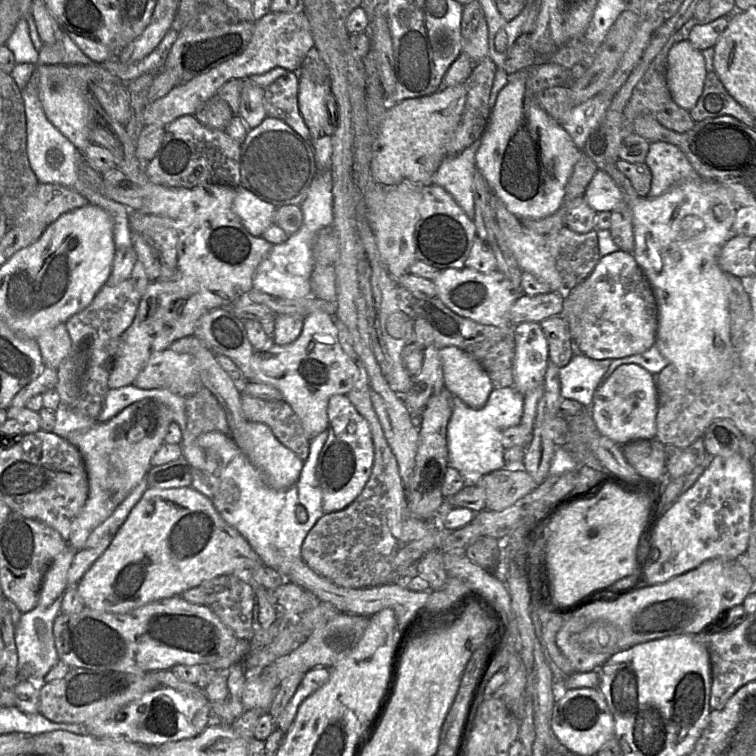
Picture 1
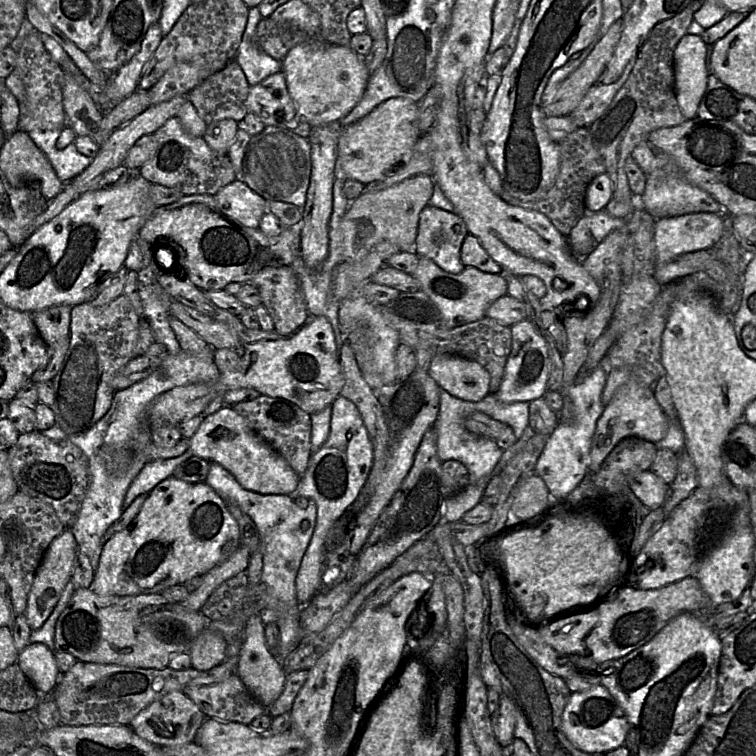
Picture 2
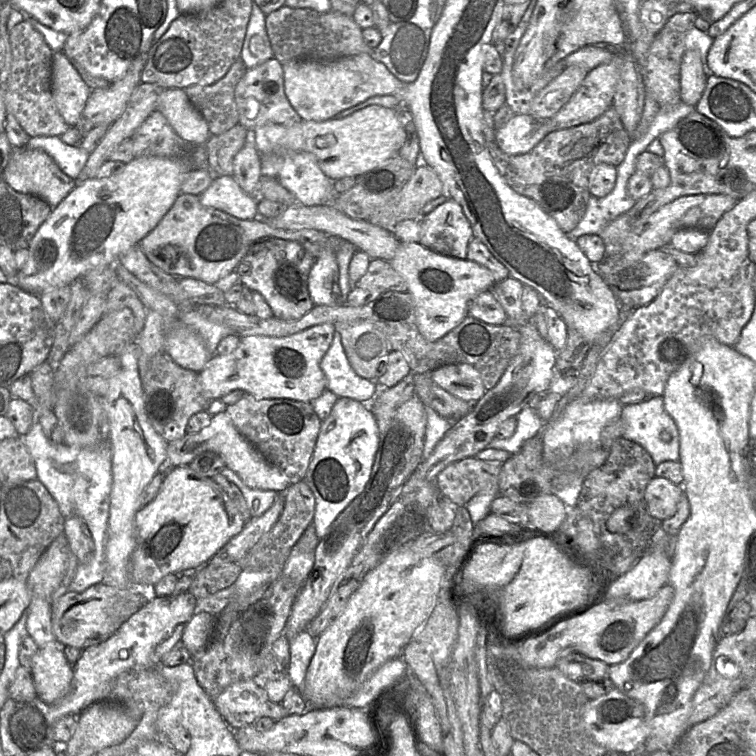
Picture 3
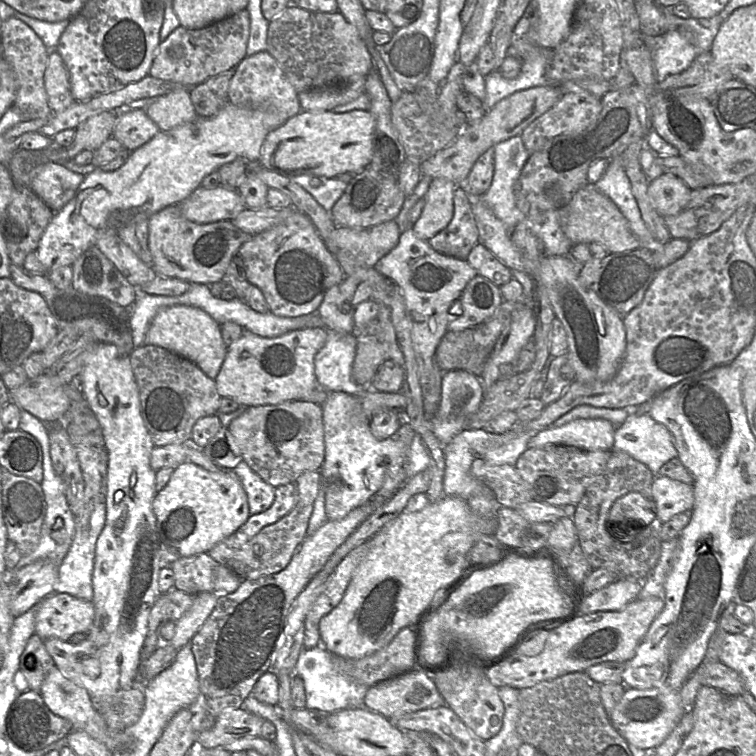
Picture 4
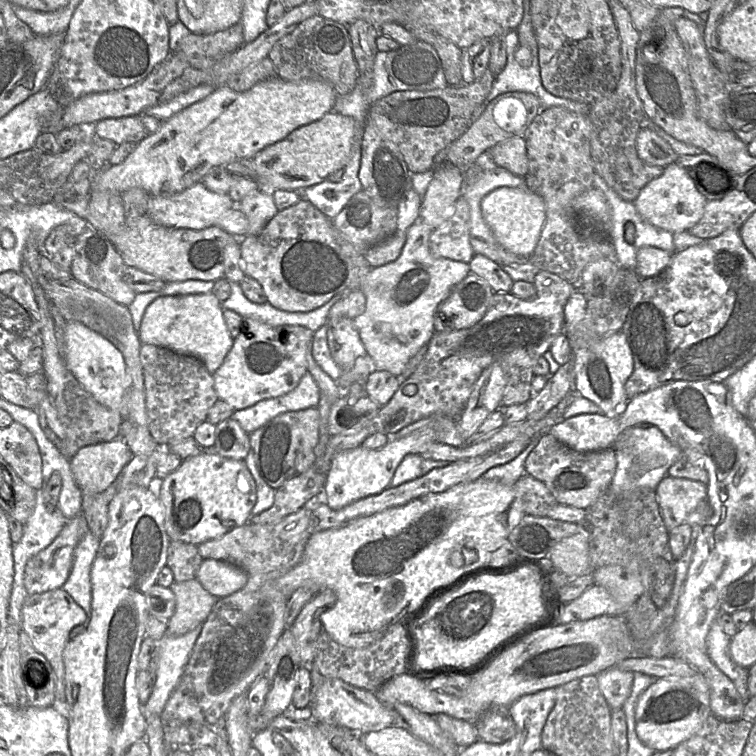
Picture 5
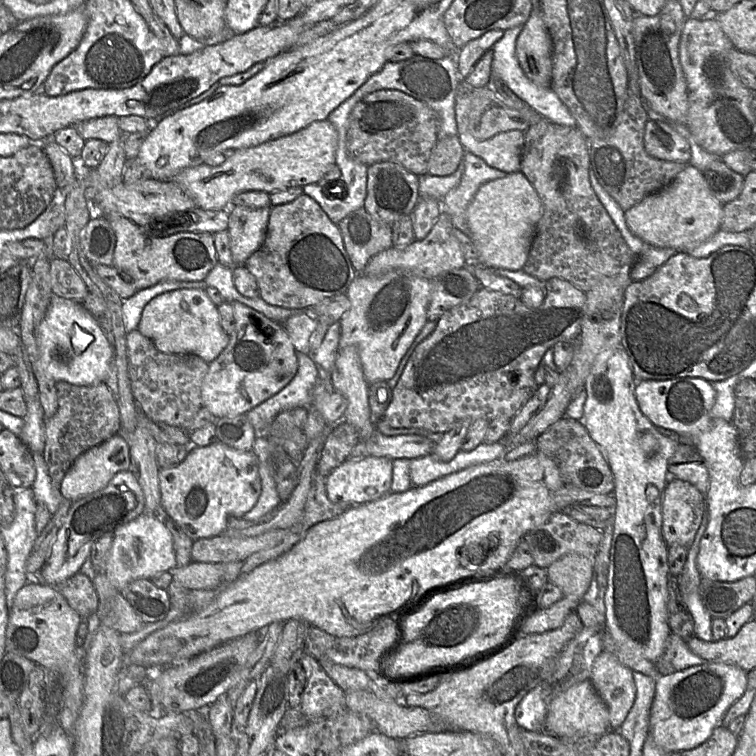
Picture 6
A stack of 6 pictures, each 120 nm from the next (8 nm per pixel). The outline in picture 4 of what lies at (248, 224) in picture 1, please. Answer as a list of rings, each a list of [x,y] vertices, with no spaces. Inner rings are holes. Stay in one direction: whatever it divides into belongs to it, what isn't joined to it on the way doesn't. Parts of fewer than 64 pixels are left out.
[[[222,185],[214,189],[199,186],[178,205],[188,220],[199,224],[231,221],[246,208],[238,191]]]

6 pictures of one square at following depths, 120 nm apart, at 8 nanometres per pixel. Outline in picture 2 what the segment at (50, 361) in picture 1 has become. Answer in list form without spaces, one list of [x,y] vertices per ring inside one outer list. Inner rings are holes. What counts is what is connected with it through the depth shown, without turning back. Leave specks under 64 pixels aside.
[[[54,305],[32,313],[34,324],[47,346],[70,337],[71,310],[69,305]]]

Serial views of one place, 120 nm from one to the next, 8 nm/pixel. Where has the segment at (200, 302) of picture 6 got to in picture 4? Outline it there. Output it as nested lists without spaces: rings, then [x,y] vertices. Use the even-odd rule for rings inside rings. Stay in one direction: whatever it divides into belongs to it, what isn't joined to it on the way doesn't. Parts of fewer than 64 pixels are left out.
[[[187,305],[160,309],[150,324],[144,343],[163,347],[192,361],[212,379],[218,375],[228,350],[222,339],[221,325],[204,310]]]

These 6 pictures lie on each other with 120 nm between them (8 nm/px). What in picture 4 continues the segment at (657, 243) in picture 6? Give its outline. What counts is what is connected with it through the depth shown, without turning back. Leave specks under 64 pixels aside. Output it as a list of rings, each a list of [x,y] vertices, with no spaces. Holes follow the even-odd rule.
[[[662,173],[647,188],[651,204],[664,218],[678,214],[688,202],[691,191],[680,178],[671,173]]]

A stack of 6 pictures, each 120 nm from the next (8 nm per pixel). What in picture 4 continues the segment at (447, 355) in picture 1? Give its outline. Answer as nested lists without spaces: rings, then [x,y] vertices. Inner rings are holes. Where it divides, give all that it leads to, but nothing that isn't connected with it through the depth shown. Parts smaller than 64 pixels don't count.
[[[457,369],[442,374],[440,404],[435,417],[430,417],[432,431],[442,446],[466,429],[468,418],[480,407],[483,392],[481,381],[468,371]]]

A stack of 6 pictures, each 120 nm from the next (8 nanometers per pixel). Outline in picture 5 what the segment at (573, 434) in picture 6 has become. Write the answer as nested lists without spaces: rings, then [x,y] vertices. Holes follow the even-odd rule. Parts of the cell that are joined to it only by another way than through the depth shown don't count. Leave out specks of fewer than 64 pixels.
[[[544,433],[526,459],[525,473],[543,482],[558,504],[586,509],[610,486],[617,465],[617,455],[613,448],[579,452],[560,442],[552,434]]]

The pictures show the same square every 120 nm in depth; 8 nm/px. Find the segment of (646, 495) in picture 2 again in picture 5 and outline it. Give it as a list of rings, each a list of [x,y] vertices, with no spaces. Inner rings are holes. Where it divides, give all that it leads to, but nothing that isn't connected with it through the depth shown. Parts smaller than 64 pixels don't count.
[[[666,475],[655,492],[668,532],[682,524],[698,526],[710,515],[707,486],[701,482]]]

